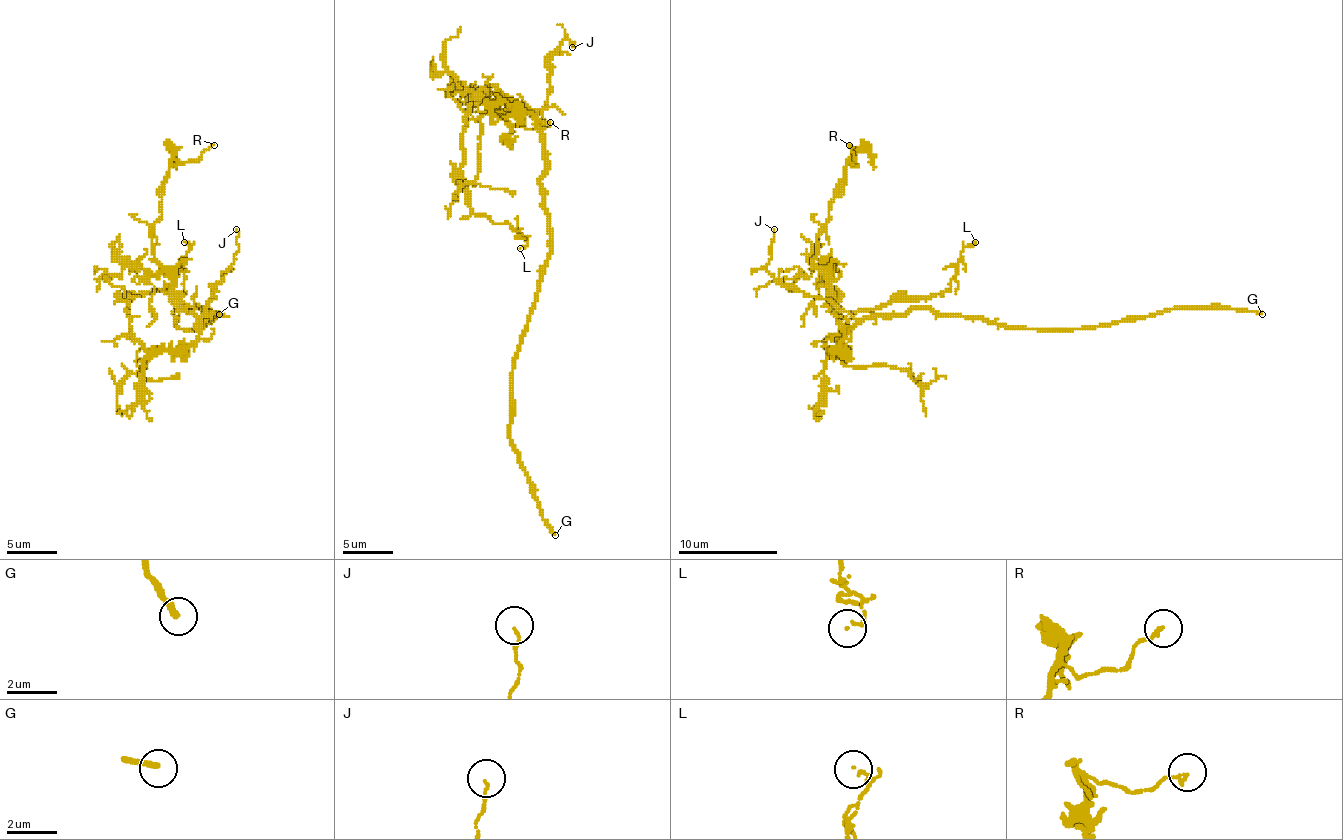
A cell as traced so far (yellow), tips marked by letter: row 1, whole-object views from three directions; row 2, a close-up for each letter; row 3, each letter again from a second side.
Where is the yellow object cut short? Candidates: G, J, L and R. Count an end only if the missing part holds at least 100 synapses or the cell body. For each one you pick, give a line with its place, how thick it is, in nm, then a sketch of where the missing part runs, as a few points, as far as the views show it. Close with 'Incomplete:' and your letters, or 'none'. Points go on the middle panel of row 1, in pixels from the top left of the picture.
G: Place: (555, 535). Thickness 240 nm
Incomplete: G

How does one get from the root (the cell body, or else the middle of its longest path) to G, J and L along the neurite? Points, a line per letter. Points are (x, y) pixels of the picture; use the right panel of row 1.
G: (908, 311), (933, 309), (941, 314), (983, 316), (1020, 329), (1110, 326), (1172, 309), (1247, 309), (1262, 314)
J: (908, 311), (898, 316), (863, 316), (858, 321), (826, 299), (786, 289), (766, 269), (774, 229)
L: (908, 311), (863, 316), (831, 351), (826, 349), (826, 341), (858, 311), (951, 291), (960, 252), (975, 242)

